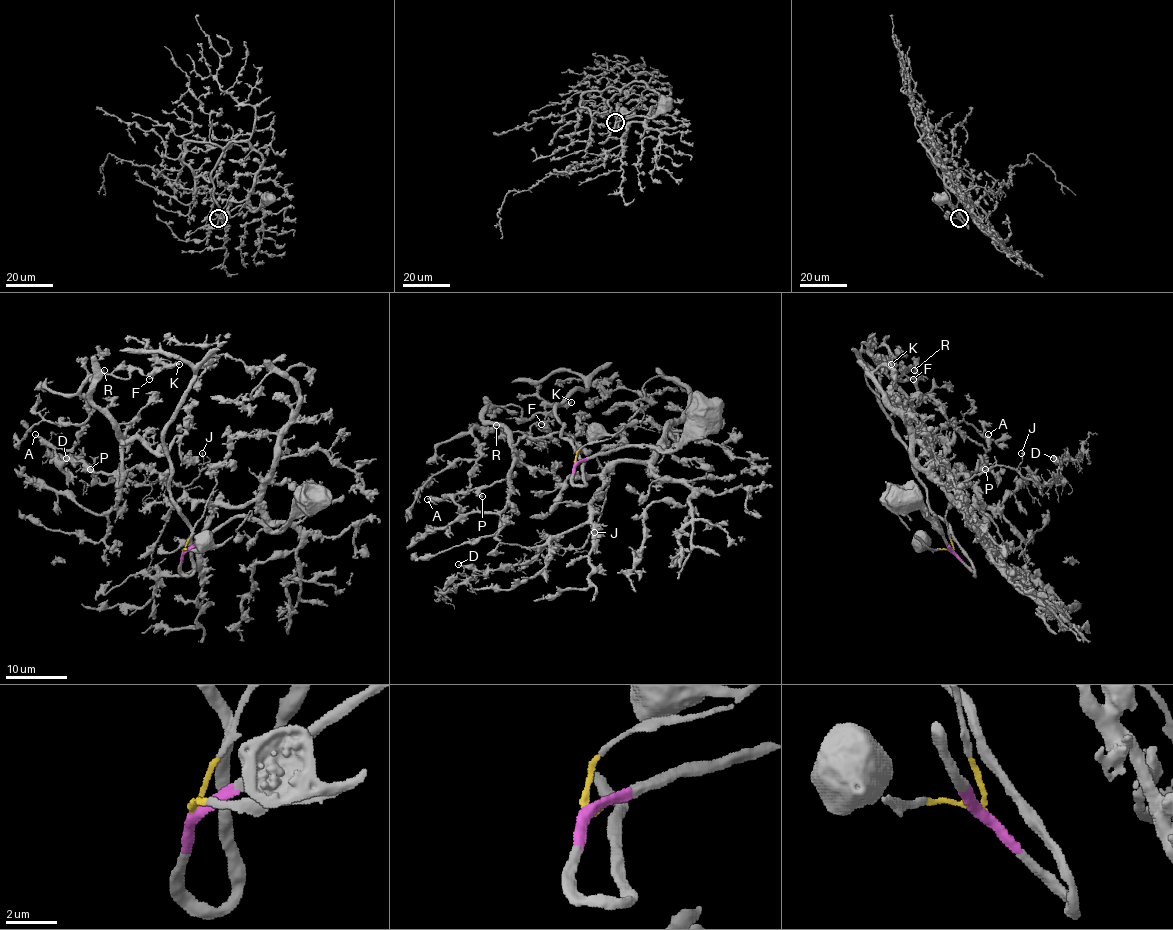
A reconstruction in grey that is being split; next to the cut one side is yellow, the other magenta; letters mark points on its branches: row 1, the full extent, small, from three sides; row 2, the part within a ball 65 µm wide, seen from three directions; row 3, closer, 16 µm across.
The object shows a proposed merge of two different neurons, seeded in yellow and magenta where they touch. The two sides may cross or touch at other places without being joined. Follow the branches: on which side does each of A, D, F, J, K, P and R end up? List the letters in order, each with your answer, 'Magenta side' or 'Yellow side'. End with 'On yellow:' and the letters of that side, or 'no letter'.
A: Magenta side
D: Yellow side
F: Magenta side
J: Yellow side
K: Magenta side
P: Magenta side
R: Magenta side
On yellow: D, J

